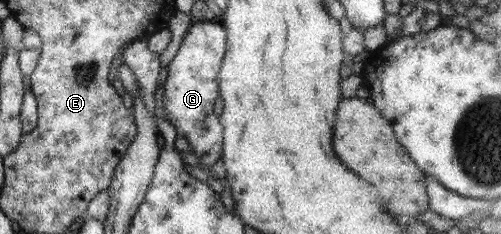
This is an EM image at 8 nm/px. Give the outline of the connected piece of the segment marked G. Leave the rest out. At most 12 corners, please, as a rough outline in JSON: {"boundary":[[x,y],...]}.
{"boundary":[[192,23],[167,67],[167,121],[211,166],[222,158],[213,113],[225,27]]}

